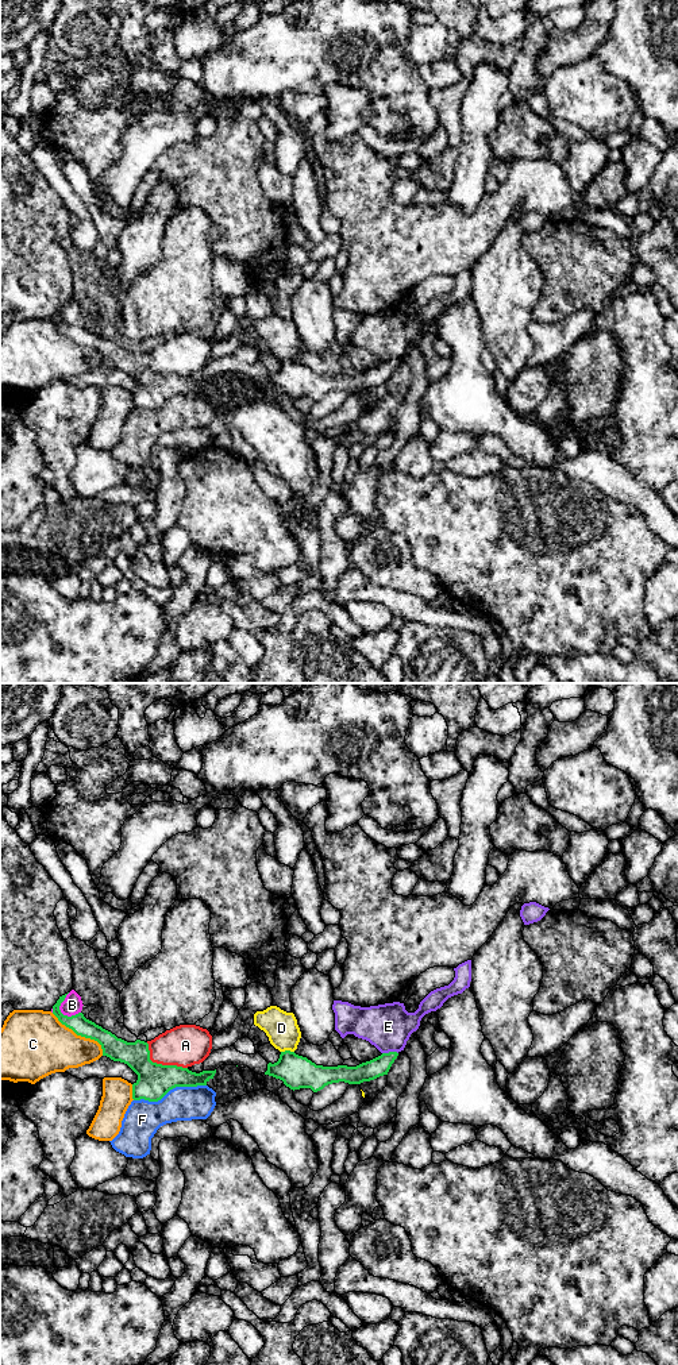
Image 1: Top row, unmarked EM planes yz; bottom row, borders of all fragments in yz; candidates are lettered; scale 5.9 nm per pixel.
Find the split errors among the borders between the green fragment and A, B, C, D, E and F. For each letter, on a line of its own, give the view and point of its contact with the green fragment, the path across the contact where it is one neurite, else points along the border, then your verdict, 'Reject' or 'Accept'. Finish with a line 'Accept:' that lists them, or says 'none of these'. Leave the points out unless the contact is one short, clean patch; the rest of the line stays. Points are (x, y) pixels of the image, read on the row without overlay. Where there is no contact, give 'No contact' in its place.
A: Touches green at yz (161, 373). Reject
B: Touches green at yz (60, 313). Boundary: yz (69, 301), (60, 315), (60, 319), (68, 326). Reject
C: Touches green at yz (81, 344). Reject
D: Touches green at yz (287, 359). Boundary: yz (293, 359), (281, 361). Reject
E: Touches green at yz (389, 361). Boundary: yz (397, 361), (382, 362). Reject
F: Touches green at yz (169, 398). Reject
Accept: none of these

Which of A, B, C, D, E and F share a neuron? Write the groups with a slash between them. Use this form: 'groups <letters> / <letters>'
groups A / B / C / D / E / F

